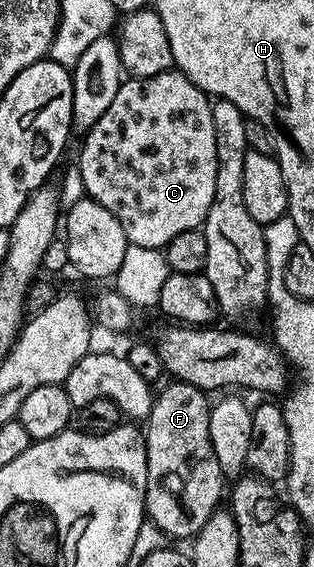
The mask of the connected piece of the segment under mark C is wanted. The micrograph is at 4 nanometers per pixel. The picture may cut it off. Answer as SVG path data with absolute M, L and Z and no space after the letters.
M169 70L148 78L127 77L120 92L116 92L108 112L104 112L104 116L96 120L91 130L86 131L81 142L82 151L78 154L76 172L82 178L85 197L95 198L100 204L104 204L104 208L108 208L108 212L112 212L112 216L116 216L116 220L120 220L120 228L124 228L124 236L131 247L142 252L162 250L172 239L180 236L180 232L199 229L205 223L208 208L212 208L212 200L216 196L216 132L212 129L212 102L207 94L196 84L192 84L192 80L188 80L181 71Z

